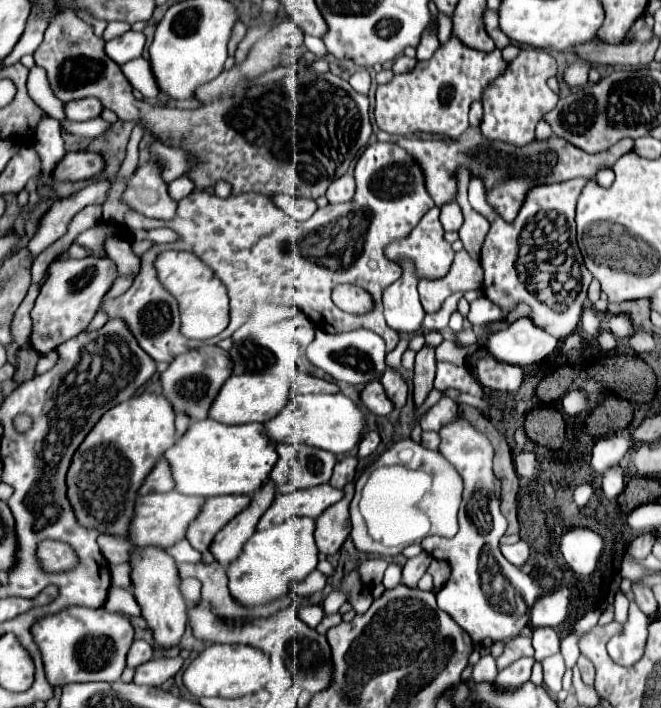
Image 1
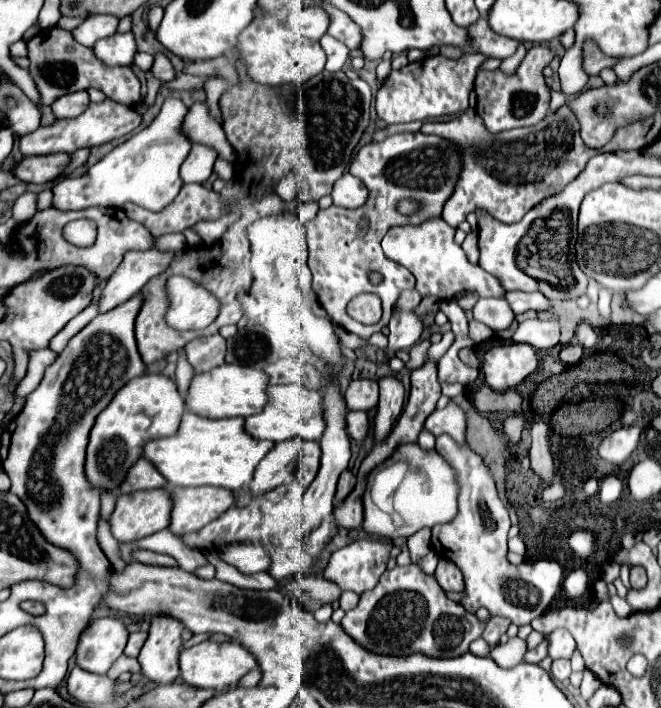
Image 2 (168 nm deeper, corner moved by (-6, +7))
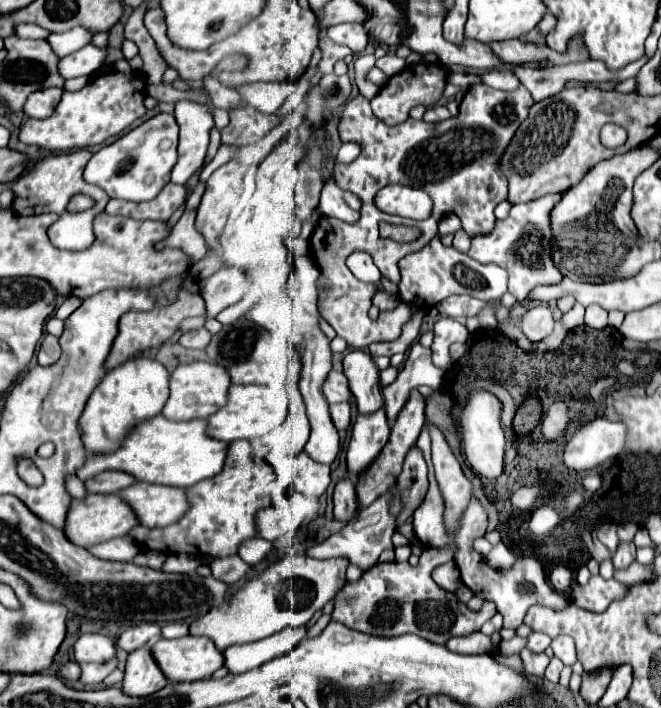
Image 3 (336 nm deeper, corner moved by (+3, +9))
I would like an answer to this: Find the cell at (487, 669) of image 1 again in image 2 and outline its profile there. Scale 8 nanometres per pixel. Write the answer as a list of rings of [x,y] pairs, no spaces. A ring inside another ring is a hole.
[[[514,637],[514,639],[508,639],[504,645],[492,647],[490,657],[492,657],[500,667],[514,667],[514,665],[518,665],[518,663],[524,661],[526,651],[528,651],[526,641]]]

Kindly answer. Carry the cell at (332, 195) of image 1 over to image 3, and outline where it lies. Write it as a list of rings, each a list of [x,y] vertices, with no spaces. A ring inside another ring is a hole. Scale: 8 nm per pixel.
[[[327,179],[323,191],[321,191],[321,201],[319,201],[319,209],[323,211],[323,215],[347,221],[347,223],[355,223],[359,219],[361,213],[361,205],[363,201],[359,201],[359,197],[355,197],[355,193],[341,189],[335,179]]]

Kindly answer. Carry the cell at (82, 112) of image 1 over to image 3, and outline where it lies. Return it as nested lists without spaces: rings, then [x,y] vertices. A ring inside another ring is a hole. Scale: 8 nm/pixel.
[[[41,89],[27,99],[23,111],[29,117],[37,117],[37,119],[51,117],[51,113],[55,111],[55,105],[59,105],[61,95],[63,95],[63,89]]]

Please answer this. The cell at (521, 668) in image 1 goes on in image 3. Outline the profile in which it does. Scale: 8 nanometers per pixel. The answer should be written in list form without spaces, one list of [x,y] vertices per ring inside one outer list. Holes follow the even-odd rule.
[[[533,631],[527,639],[527,649],[533,651],[533,653],[543,653],[551,643],[551,637],[549,635],[543,635],[543,633],[537,633]]]

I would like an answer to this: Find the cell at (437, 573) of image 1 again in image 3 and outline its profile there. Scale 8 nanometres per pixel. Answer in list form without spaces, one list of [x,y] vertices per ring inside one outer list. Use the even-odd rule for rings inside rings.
[[[447,561],[443,565],[439,565],[435,571],[433,571],[433,581],[443,587],[443,589],[449,589],[449,591],[457,591],[459,585],[461,585],[461,577],[459,577],[459,569],[453,561]]]

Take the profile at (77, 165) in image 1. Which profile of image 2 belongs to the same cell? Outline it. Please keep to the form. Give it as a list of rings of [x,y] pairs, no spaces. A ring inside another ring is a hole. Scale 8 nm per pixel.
[[[64,153],[32,155],[32,157],[24,157],[18,165],[10,167],[10,173],[24,183],[48,183],[56,179],[68,163],[70,163],[70,155]]]

